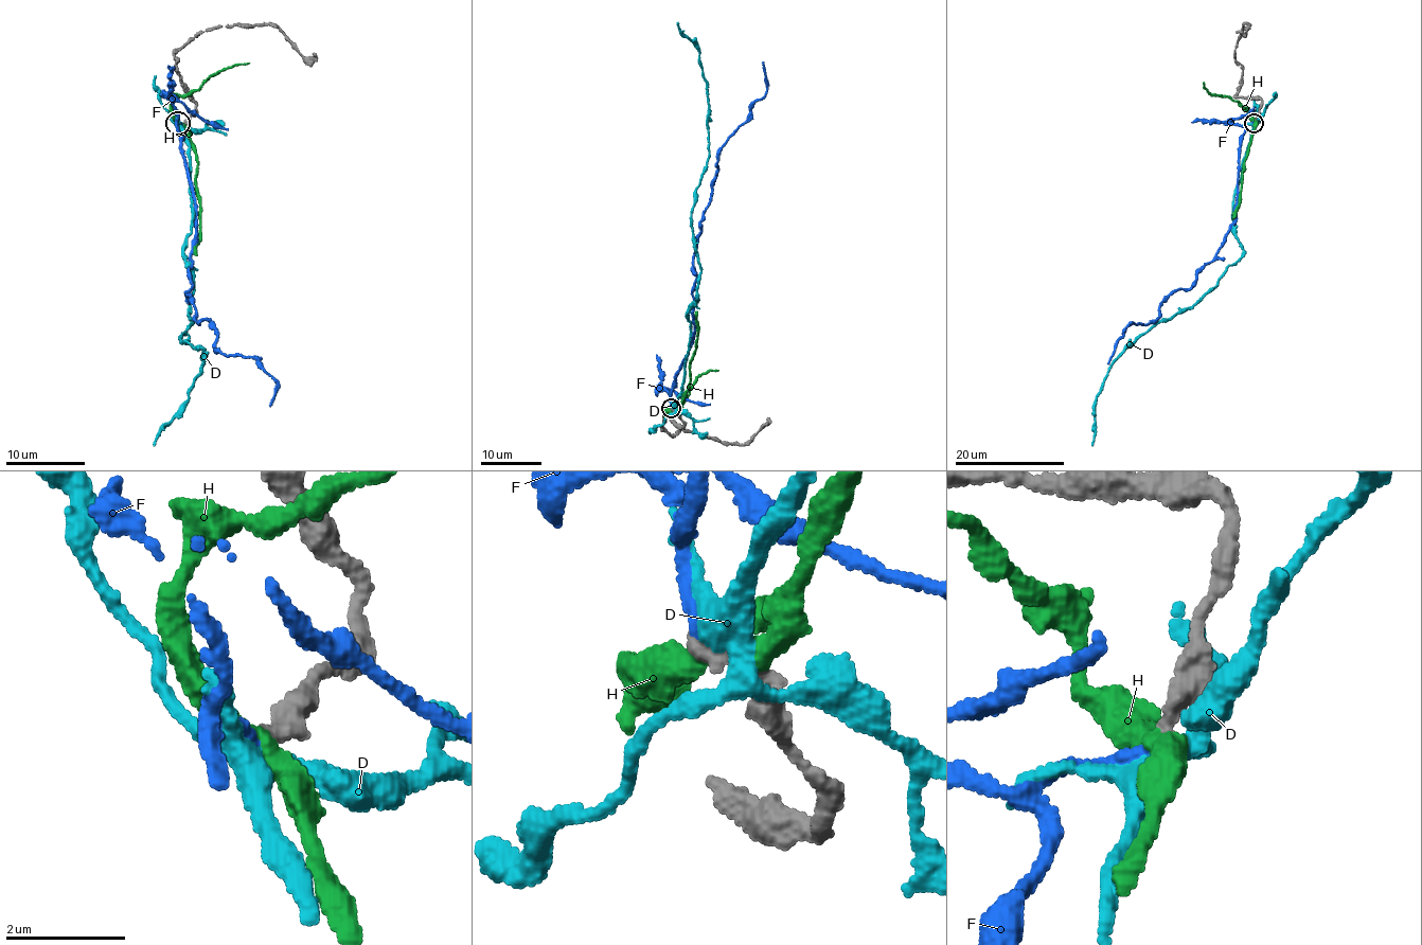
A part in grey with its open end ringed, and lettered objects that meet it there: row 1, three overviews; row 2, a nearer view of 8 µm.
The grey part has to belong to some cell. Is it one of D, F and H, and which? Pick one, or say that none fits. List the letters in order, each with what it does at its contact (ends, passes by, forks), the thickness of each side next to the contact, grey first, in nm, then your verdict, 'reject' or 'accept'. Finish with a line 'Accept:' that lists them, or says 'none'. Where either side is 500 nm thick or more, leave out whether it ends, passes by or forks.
D: it forks there; 320 nm thick on the grey side, 400 nm on the other; reject
F: it ends there; 280 nm thick on the grey side, 280 nm on the other; accept
H: it passes by; 320 nm thick on the grey side, 320 nm on the other; reject
Accept: F

